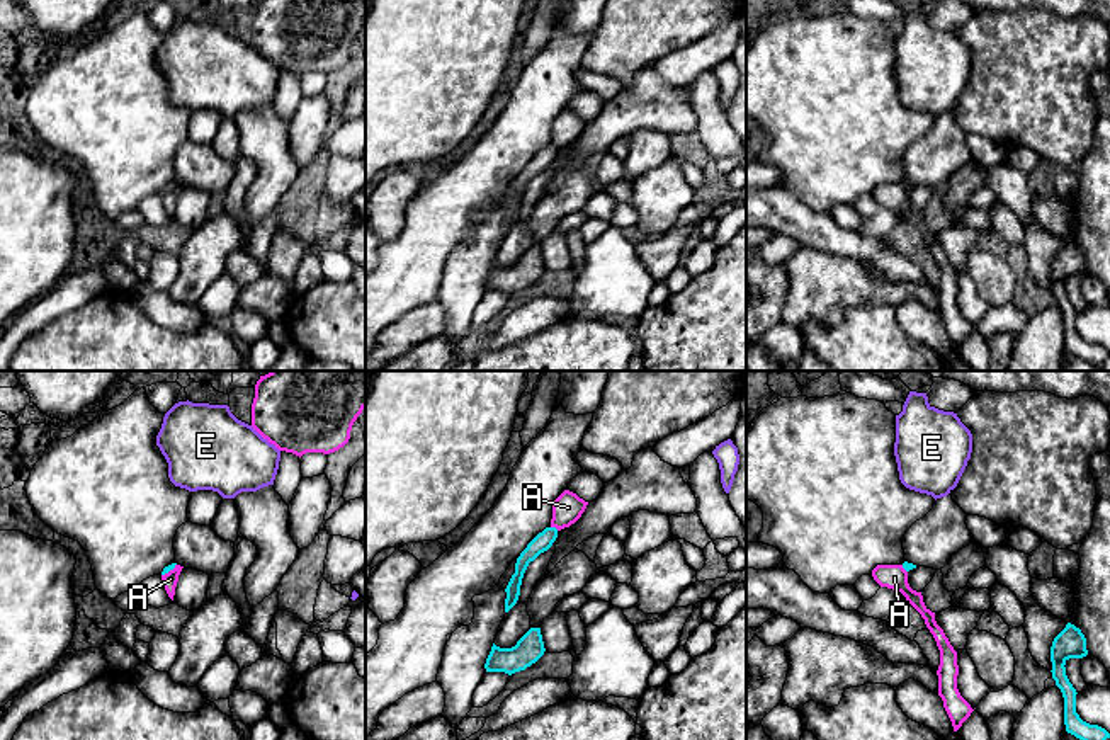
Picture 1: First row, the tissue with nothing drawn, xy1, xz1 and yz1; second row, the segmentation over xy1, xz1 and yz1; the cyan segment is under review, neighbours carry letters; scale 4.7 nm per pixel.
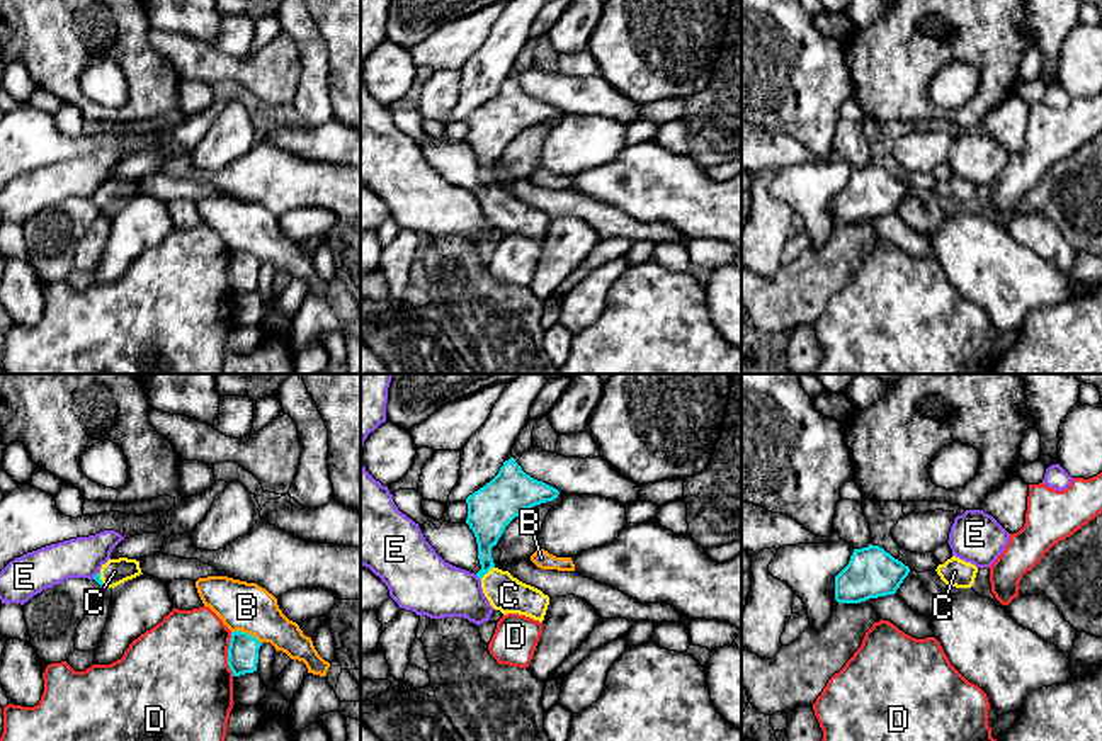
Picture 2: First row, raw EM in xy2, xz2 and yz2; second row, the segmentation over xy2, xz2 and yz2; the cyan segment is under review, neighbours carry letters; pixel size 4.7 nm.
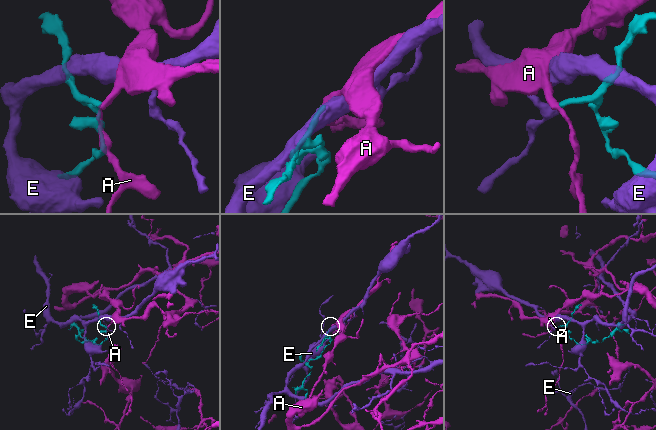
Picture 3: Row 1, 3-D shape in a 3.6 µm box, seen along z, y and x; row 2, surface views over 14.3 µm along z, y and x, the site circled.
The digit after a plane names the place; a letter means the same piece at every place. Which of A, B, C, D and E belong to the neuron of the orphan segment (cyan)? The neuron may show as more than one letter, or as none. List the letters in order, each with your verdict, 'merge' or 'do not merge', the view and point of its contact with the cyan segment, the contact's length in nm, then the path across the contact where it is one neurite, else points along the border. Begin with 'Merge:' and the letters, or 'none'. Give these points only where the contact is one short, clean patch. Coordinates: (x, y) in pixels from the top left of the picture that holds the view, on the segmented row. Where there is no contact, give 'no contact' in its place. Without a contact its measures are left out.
Merge: C
A: do not merge; meets cyan in xz1 at (554, 528); contact 40 nm long; border along xz1 (551, 526), (558, 529)
B: do not merge; meets cyan in xy2 at (245, 633); contact 160 nm long; border along xy2 (232, 631), (245, 631), (261, 643)
C: merge; meets cyan in xz2 at (487, 571); contact 90 nm long; runs through xz2 (487, 519), (487, 571), (509, 595)
D: do not merge; meets cyan in xy2 at (228, 655); contact 200 nm long
E: do not merge; meets cyan in xz2 at (478, 576); contact 40 nm long

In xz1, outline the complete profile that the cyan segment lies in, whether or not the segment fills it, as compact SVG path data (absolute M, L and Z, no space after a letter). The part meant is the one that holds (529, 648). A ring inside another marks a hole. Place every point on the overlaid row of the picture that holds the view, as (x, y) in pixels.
M530 628L512 648L500 648L493 643L484 669L512 675L535 663L544 652L541 628Z

